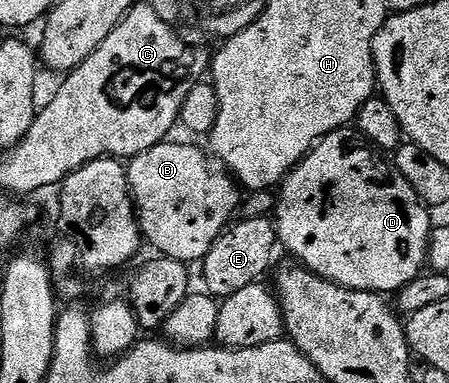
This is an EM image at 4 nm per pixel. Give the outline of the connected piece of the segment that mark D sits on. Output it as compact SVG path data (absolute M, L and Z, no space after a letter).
M332 131L289 172L279 188L277 237L300 266L323 279L355 291L398 293L426 270L429 258L430 212L411 185L384 154L360 134Z

